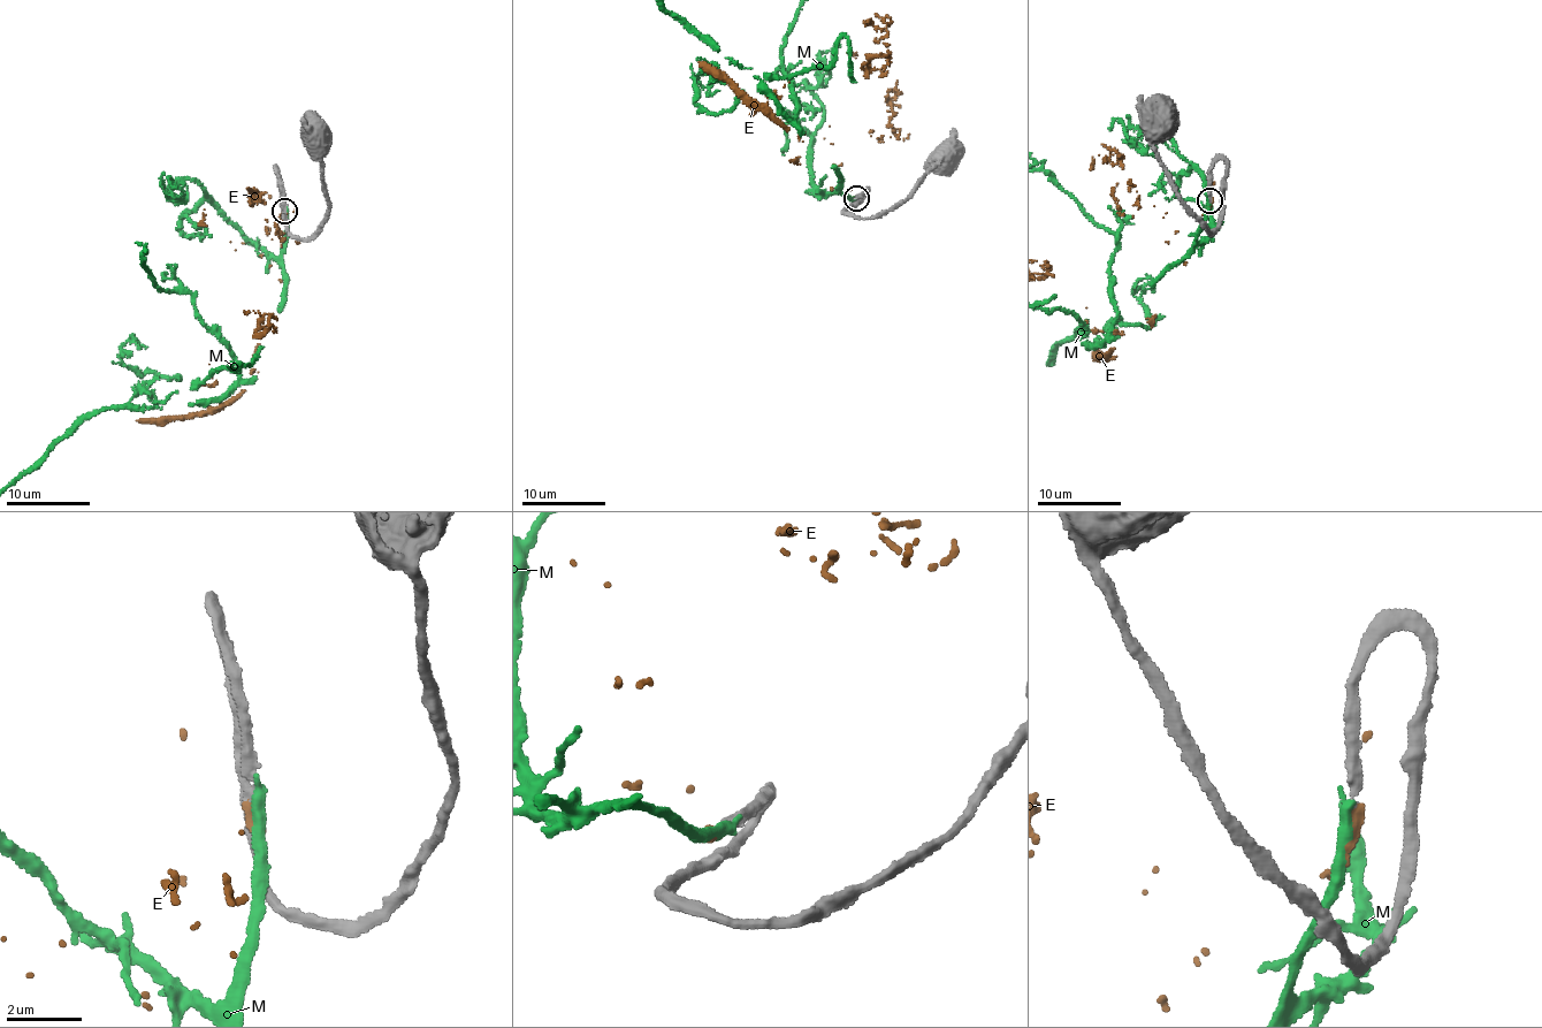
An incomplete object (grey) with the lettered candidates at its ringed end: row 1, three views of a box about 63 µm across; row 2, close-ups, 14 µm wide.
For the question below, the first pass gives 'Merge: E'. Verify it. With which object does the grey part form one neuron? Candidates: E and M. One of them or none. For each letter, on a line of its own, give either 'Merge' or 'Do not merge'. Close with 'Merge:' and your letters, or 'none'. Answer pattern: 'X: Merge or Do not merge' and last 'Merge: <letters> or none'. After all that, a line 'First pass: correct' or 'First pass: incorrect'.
E: Merge
M: Do not merge
Merge: E
First pass: correct

